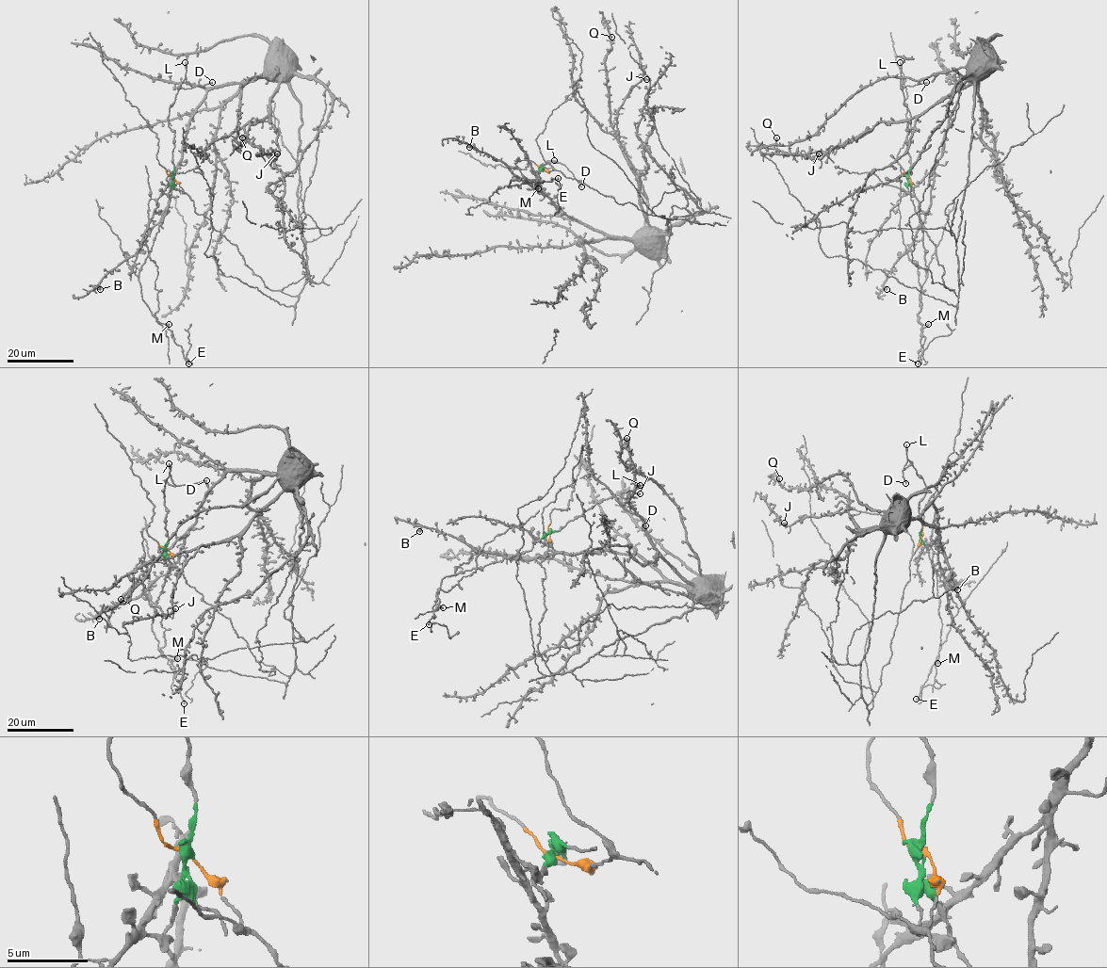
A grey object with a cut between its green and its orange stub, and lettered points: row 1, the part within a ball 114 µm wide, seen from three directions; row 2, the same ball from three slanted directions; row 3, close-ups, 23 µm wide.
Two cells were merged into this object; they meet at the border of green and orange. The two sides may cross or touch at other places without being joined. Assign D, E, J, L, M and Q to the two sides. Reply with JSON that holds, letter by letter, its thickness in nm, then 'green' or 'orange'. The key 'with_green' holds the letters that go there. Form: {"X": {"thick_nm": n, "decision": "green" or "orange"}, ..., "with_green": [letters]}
{"D": {"thick_nm": 160, "decision": "green"}, "E": {"thick_nm": 240, "decision": "green"}, "J": {"thick_nm": 320, "decision": "orange"}, "L": {"thick_nm": 280, "decision": "green"}, "M": {"thick_nm": 480, "decision": "green"}, "Q": {"thick_nm": 360, "decision": "orange"}, "with_green": ["D", "E", "L", "M"]}

